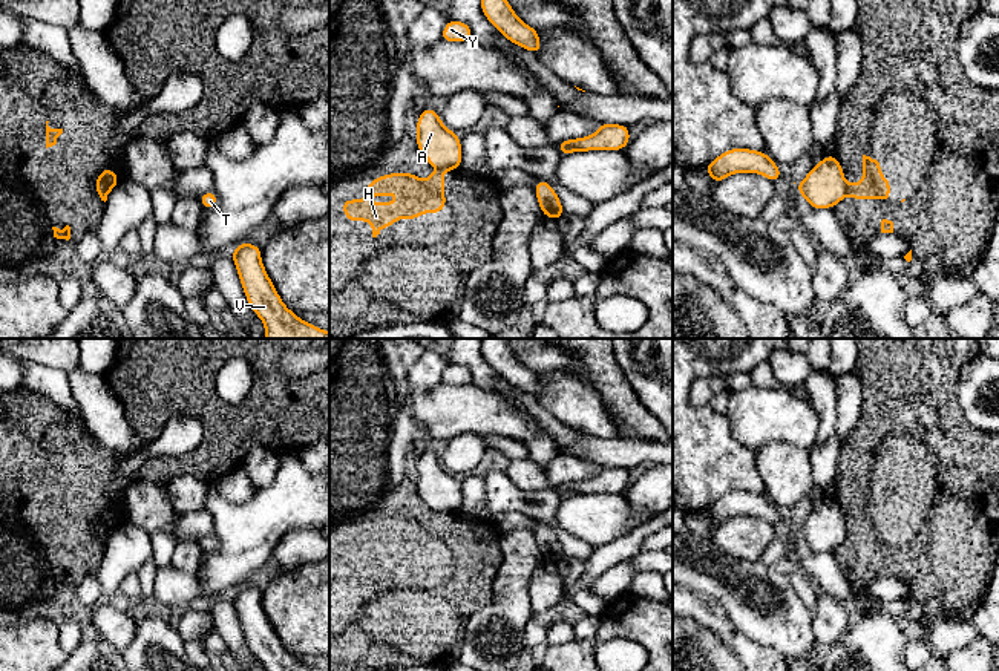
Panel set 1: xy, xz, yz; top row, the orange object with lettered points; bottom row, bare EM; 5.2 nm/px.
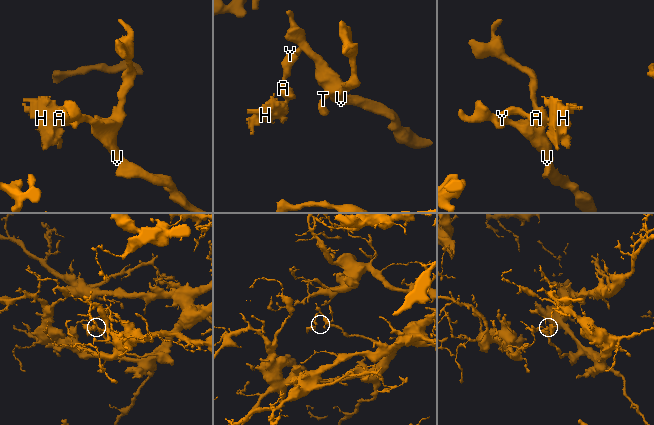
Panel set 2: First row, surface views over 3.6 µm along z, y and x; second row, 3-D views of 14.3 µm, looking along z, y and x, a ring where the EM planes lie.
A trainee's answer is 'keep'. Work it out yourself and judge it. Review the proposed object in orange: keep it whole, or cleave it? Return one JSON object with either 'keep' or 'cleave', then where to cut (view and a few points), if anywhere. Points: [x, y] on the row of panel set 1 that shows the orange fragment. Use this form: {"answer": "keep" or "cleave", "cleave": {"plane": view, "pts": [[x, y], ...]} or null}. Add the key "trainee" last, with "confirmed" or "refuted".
{"answer": "cleave", "cleave": {"plane": "yz", "pts": [[848, 184], [845, 192]]}, "trainee": "refuted"}

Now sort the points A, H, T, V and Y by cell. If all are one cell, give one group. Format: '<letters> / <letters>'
A T V Y / H

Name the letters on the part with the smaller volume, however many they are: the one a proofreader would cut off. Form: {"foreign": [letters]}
{"foreign": ["H"]}

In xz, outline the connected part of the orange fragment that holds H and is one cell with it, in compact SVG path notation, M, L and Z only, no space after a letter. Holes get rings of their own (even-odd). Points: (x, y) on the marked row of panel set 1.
M444 170L426 176L421 184L415 173L388 173L375 176L365 187L365 199L343 199L342 207L346 221L369 221L372 237L380 234L382 228L392 227L397 219L418 219L421 213L443 213L446 205ZM372 195L408 195L408 201L394 201L389 204L371 204Z

